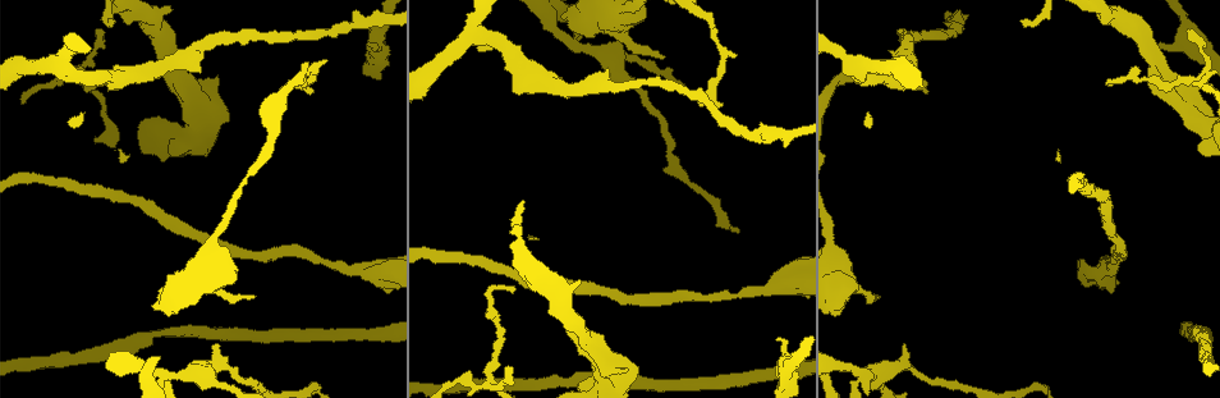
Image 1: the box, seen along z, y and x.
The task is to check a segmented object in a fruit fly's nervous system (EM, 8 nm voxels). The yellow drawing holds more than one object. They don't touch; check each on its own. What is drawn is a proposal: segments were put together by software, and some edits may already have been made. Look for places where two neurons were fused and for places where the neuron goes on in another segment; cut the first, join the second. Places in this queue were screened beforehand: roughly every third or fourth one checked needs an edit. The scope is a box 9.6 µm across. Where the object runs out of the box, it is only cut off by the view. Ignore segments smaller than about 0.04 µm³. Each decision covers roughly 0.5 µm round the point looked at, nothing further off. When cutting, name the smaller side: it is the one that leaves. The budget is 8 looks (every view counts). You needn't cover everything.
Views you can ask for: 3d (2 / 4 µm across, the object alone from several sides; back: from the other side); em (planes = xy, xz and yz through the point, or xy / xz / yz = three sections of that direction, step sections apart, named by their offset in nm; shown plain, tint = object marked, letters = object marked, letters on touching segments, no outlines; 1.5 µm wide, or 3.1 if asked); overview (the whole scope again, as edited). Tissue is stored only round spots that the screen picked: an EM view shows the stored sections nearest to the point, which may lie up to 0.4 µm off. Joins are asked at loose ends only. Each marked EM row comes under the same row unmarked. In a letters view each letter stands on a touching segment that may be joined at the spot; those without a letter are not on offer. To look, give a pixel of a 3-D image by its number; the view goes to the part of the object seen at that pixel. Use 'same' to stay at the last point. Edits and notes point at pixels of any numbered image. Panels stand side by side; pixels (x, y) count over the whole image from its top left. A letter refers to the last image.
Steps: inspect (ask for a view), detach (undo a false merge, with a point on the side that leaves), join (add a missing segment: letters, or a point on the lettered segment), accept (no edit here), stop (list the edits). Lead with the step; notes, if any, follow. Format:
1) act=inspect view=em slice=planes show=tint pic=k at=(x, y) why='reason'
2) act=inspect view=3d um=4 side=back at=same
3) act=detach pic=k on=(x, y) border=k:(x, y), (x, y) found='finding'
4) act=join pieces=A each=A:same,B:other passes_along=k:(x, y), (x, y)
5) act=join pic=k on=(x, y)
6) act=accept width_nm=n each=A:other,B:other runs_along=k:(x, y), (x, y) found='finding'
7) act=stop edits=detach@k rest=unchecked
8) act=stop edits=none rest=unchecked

act=inspect view=em slice=xz step=8 show=tint pic=1 at=(876, 294) why='an open end'

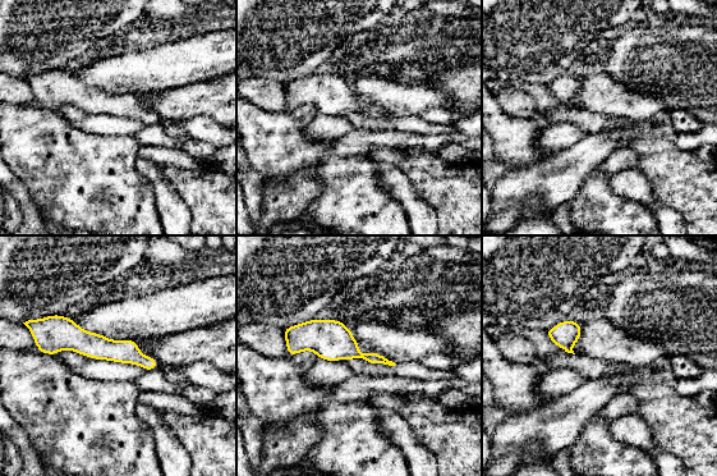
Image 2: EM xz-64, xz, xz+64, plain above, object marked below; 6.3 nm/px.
act=inspect view=em slice=planes show=letters at=same why='another direction'

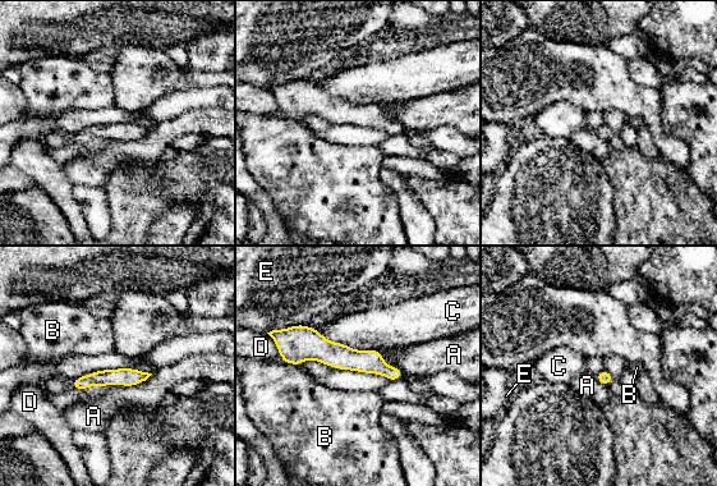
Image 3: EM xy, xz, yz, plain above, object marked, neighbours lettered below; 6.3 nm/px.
act=accept each=A:other,B:other,C:other,D:other,E:other border=3:(317, 330), (355, 349), (380, 352) found='none of them fits'

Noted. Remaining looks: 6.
act=inspect view=em slice=planes show=letters pic=1 at=(570, 42) why='abrupt turn'

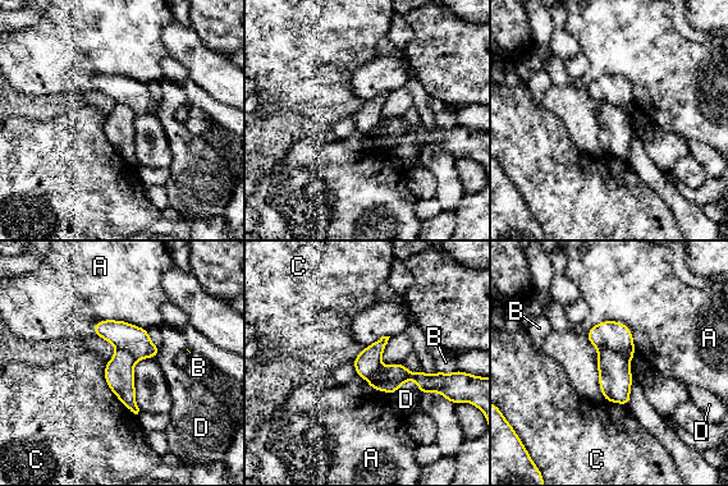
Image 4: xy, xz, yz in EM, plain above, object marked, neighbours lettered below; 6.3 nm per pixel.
act=detach pic=4 on=(614, 335) each=A:other,B:other,C:other,D:other found='two neurons meet here'

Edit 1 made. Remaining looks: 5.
act=inspect view=overview why='see it whole again'

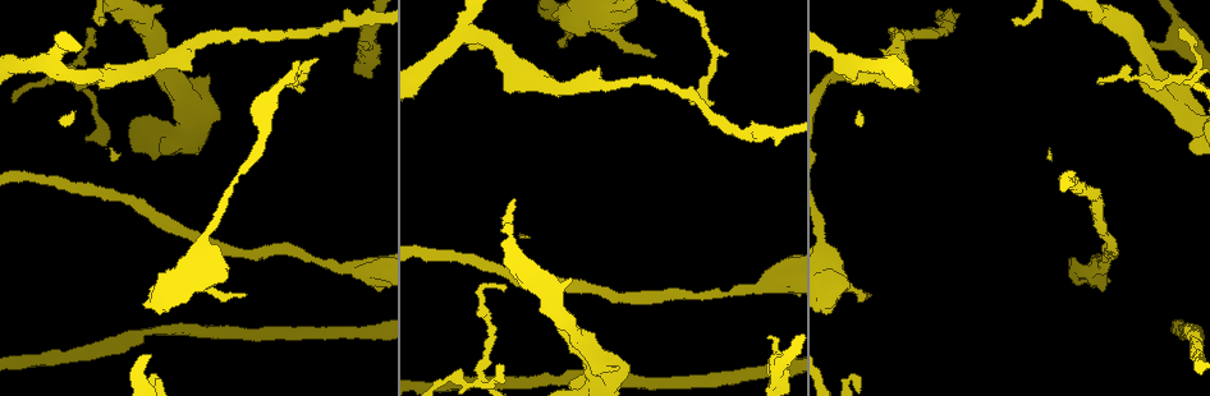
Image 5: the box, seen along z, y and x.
act=inspect view=em slice=planes show=tint pic=5 at=(355, 269) why='sudden change in width'

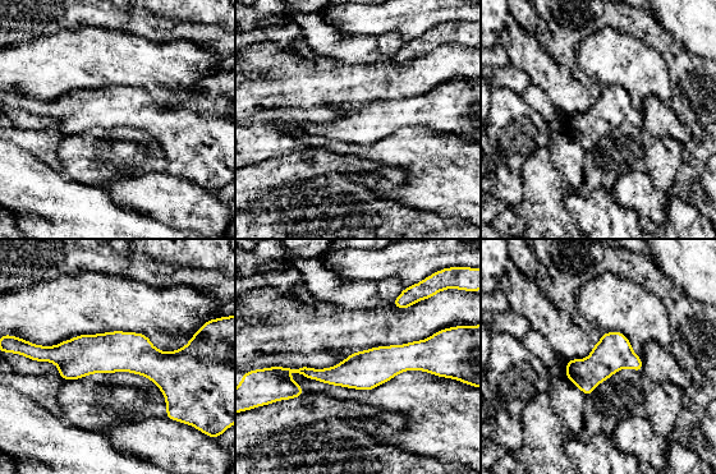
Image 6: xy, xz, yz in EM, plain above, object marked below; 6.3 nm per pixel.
act=inspect view=em slice=planes show=letters at=same

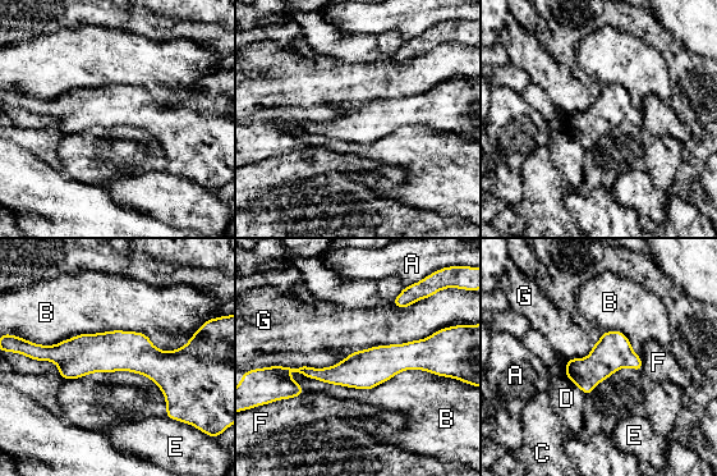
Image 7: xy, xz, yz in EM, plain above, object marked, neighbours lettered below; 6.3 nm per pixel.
act=accept each=A:other,B:other,C:other,D:other,E:other,F:other,G:other runs_along=7:(37, 351), (137, 353), (188, 371) found='one neuron here'

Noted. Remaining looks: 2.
act=stop edits=detach@4 rest=unchecked

